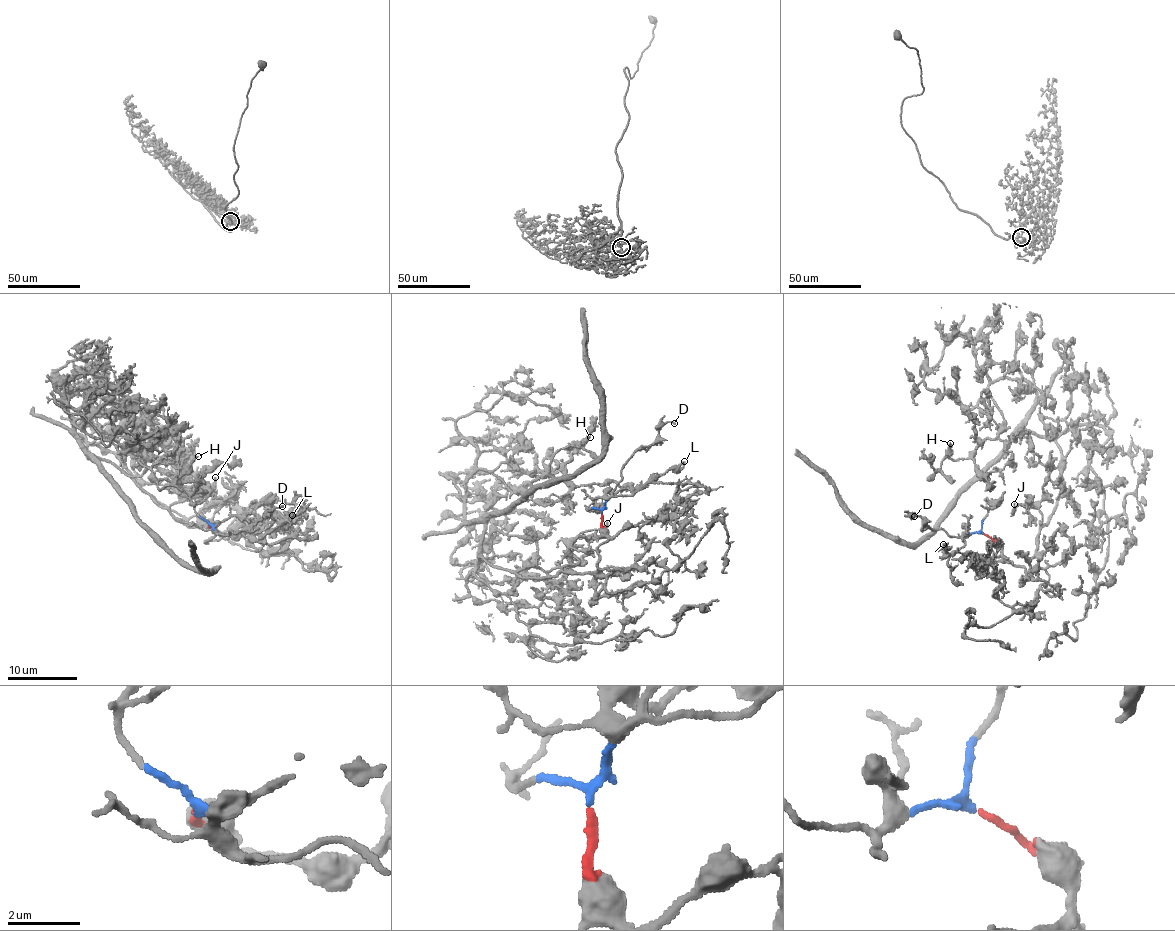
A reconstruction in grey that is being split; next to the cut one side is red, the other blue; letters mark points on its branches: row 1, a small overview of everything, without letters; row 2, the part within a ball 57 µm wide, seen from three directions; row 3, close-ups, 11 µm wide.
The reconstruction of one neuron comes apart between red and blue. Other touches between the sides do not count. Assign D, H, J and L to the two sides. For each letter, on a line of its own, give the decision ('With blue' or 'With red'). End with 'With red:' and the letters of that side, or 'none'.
D: With blue
H: With red
J: With red
L: With blue
With red: H, J

